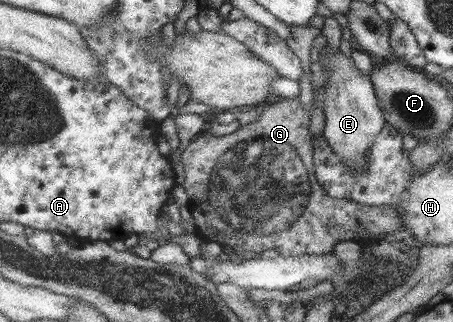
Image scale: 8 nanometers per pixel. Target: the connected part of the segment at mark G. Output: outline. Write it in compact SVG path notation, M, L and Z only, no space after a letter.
M298 96L291 99L281 97L273 104L263 105L259 110L260 114L257 121L239 127L236 131L226 136L212 136L210 132L207 132L190 143L181 156L181 162L186 174L184 188L189 200L187 206L189 211L192 211L192 216L194 216L196 234L204 239L206 243L219 242L221 245L233 250L234 253L243 259L254 259L256 254L260 254L260 252L264 252L268 248L278 251L283 256L298 258L305 254L327 254L333 252L334 246L340 240L353 239L360 241L363 238L376 240L385 236L386 233L394 234L394 232L403 232L405 238L410 238L410 232L404 227L402 215L398 213L398 209L394 209L394 207L360 205L347 199L333 198L324 191L316 175L315 148L313 147L312 134L310 134L310 114L302 106Z

